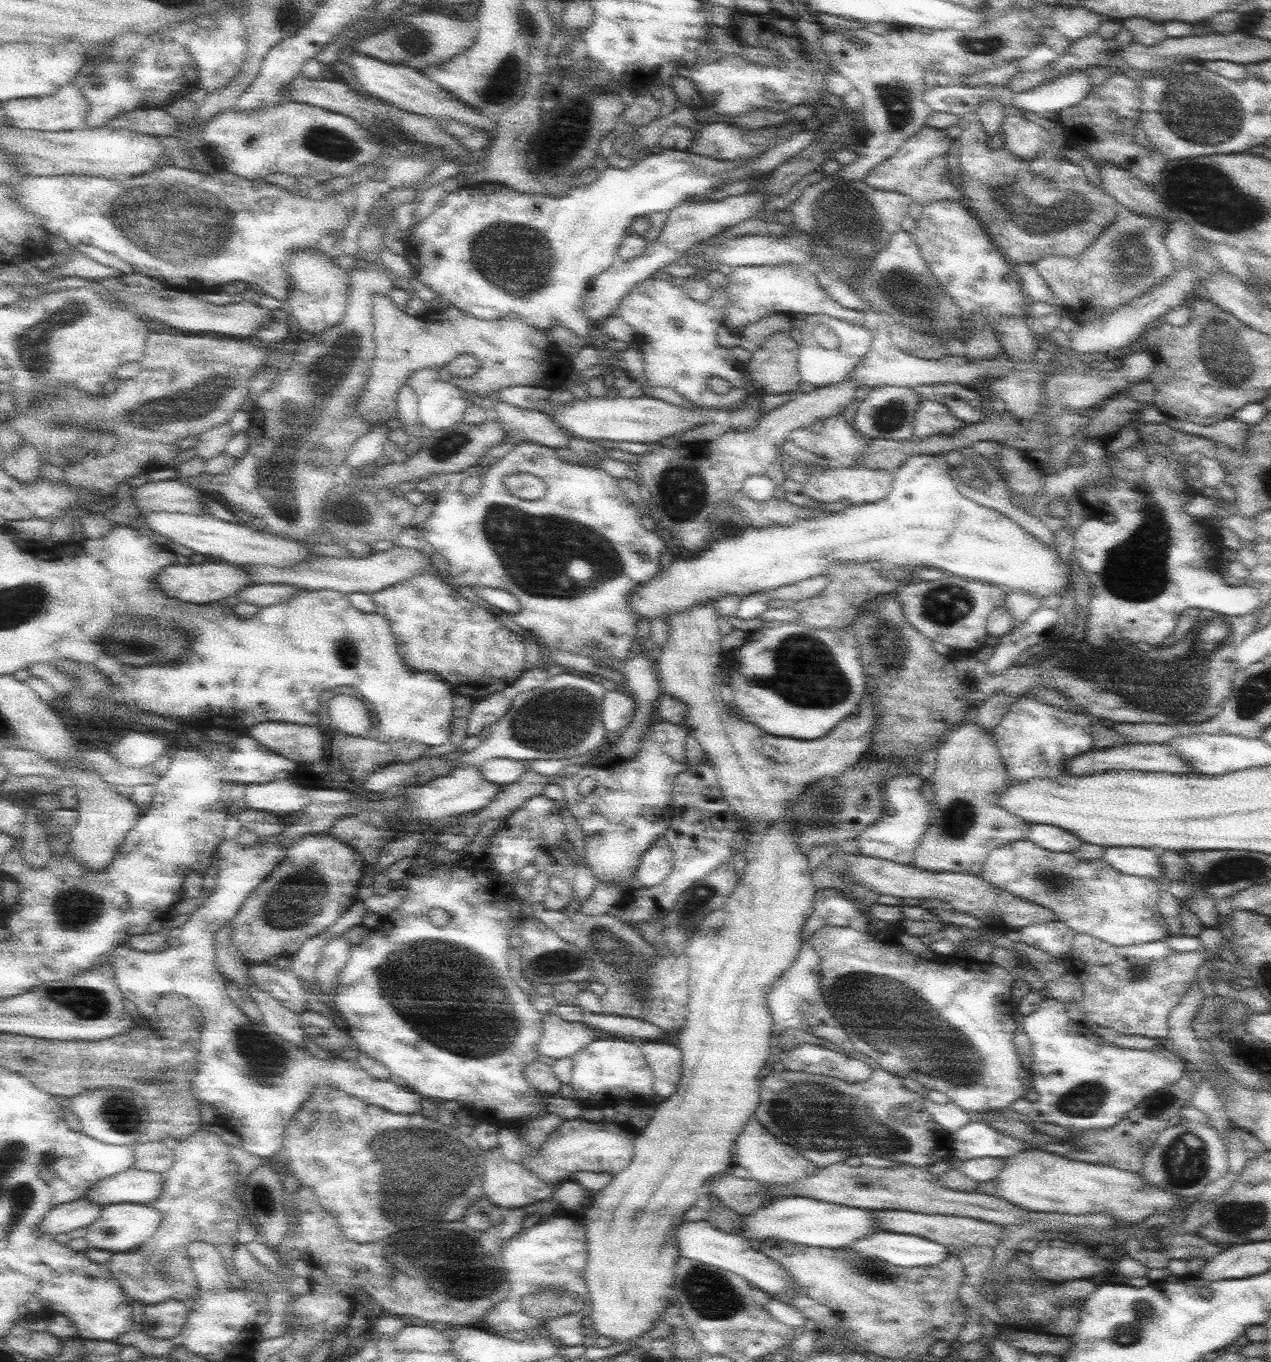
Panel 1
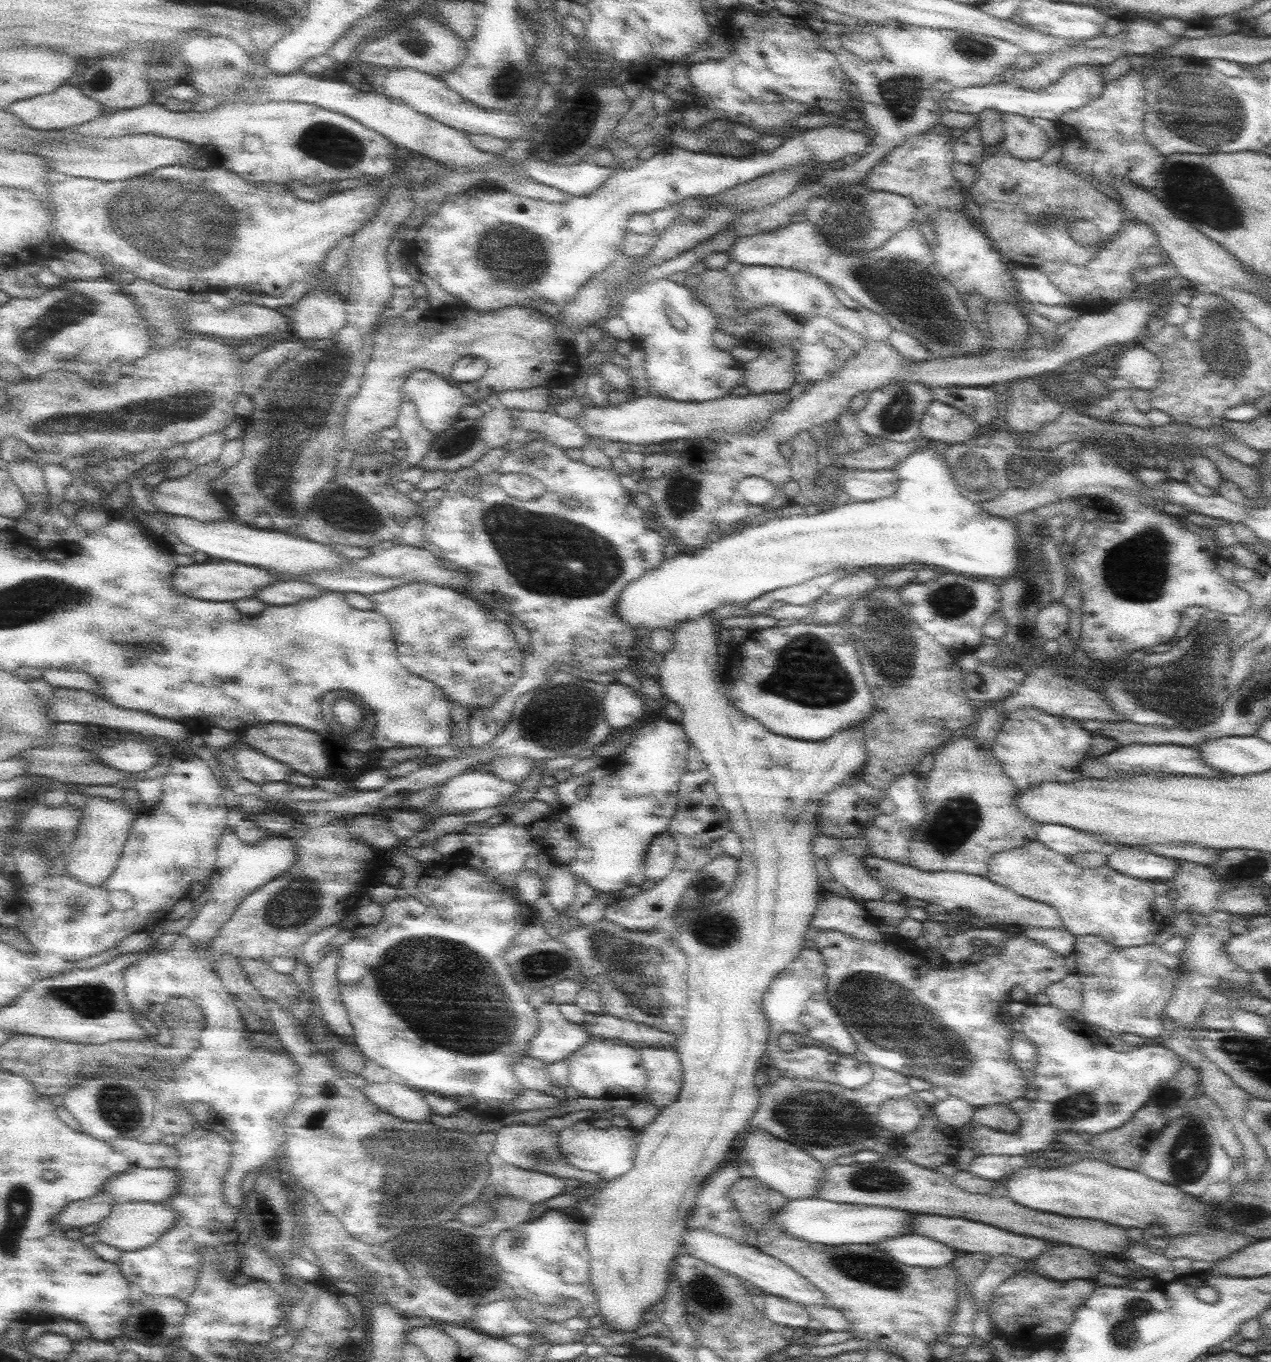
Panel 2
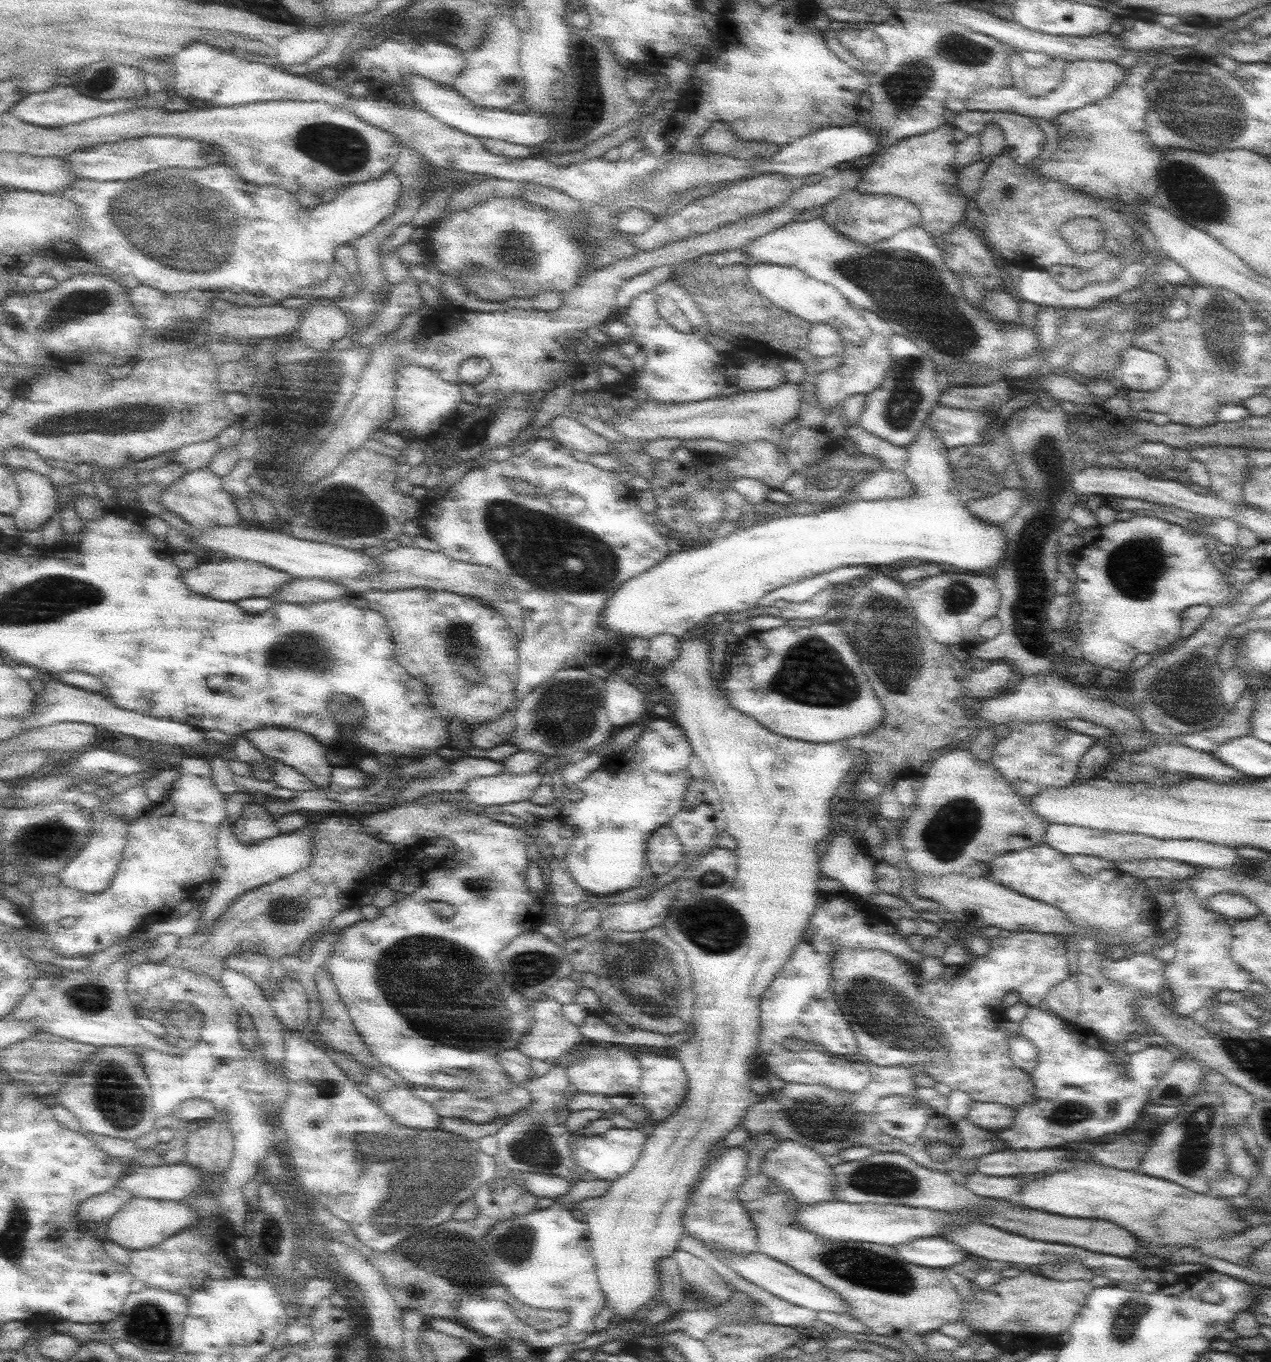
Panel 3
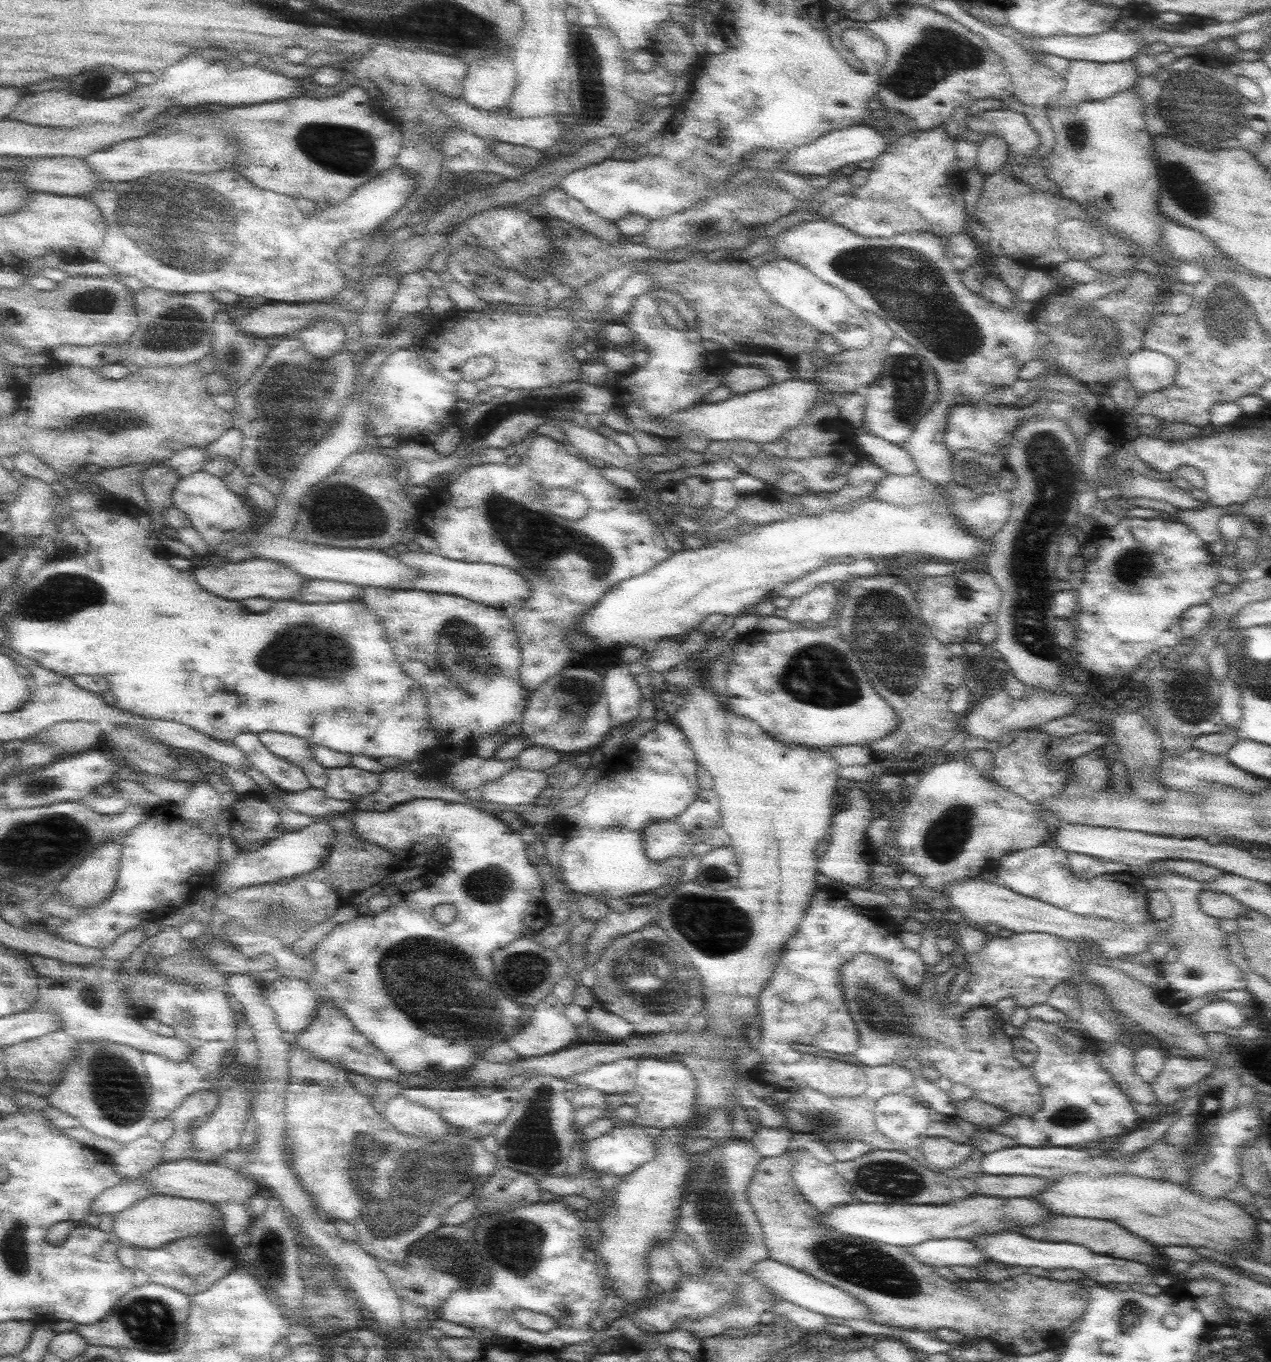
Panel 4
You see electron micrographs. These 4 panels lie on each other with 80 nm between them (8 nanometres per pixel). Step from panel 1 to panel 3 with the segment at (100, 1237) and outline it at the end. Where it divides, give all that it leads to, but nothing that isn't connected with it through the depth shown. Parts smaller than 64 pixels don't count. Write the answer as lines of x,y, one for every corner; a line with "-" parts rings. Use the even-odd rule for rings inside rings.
135,1196
107,1222
106,1238
117,1242
124,1248
130,1248
130,1250
144,1250
158,1246
171,1236
195,1226
198,1221
200,1221
198,1212
184,1201
158,1200

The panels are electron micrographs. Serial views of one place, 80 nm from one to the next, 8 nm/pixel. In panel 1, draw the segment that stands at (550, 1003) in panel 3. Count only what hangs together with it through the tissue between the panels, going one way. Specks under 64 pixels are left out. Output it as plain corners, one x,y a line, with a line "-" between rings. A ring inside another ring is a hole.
557,1011
548,1012
543,1016
543,1035
538,1043
538,1053
556,1061
574,1058
600,1037
600,1033
584,1024
583,1020
571,1023
564,1020

